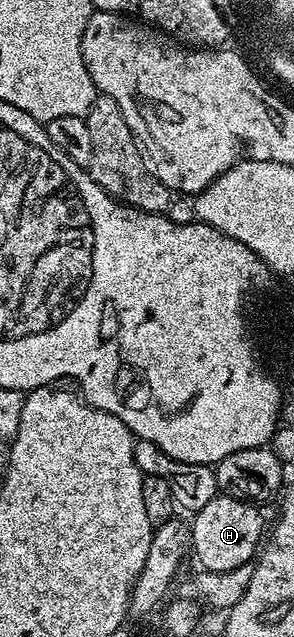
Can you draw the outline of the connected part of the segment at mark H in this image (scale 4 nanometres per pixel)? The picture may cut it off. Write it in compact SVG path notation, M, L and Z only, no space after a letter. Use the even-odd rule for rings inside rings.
M218 495L192 514L191 553L197 556L204 572L235 571L235 567L243 567L243 563L253 561L258 556L263 533L261 537L261 513L253 505L256 504L240 497Z

